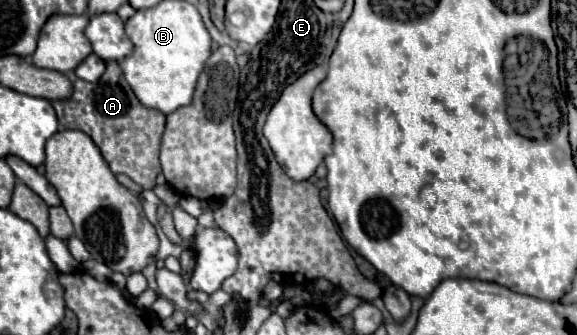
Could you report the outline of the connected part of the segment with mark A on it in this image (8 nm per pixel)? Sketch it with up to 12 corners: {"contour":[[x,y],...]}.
{"contour":[[118,62],[52,102],[114,174],[152,190],[160,110],[138,102]]}

